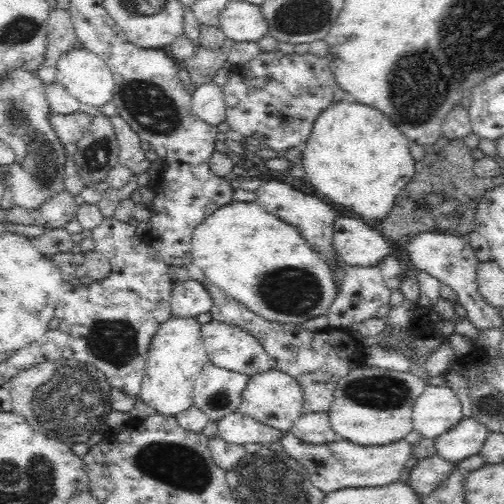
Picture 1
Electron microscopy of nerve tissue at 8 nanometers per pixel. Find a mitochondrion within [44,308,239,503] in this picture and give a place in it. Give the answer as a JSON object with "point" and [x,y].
{"point":[181,466]}

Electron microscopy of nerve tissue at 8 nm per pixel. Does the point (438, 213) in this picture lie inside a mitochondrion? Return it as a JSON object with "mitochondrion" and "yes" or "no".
{"mitochondrion":"yes"}

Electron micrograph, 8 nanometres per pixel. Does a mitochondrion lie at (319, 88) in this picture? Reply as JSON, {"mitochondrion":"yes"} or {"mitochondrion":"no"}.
{"mitochondrion":"no"}

